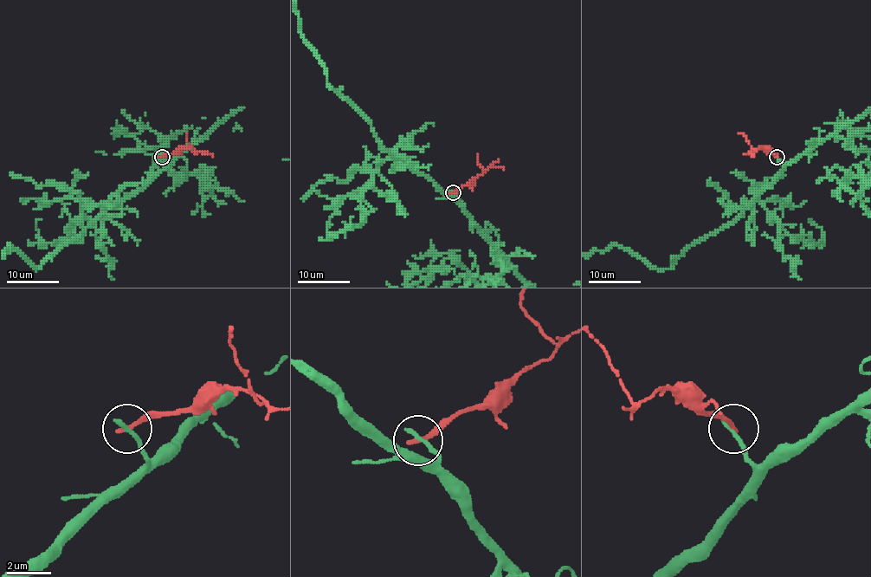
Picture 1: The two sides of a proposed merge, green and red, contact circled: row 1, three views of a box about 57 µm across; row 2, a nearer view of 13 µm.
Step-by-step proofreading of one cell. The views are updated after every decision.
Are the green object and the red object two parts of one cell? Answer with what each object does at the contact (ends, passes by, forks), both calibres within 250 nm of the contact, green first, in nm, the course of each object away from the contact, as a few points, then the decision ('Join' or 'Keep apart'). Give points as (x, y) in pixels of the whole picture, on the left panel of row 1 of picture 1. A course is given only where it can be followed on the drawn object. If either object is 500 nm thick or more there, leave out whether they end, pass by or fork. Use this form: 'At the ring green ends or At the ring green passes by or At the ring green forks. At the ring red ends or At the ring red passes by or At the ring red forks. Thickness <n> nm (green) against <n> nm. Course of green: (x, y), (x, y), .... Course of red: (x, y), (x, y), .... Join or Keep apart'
At the ring green ends. At the ring red ends. Thickness 240 nm (green) against 240 nm. Course of green: (161, 158), (166, 165), (140, 189), (112, 204), (38, 268), (9, 244), (4, 254), (29, 259). Course of red: (161, 158), (179, 153), (184, 148), (194, 151), (186, 138), (187, 132). Keep apart

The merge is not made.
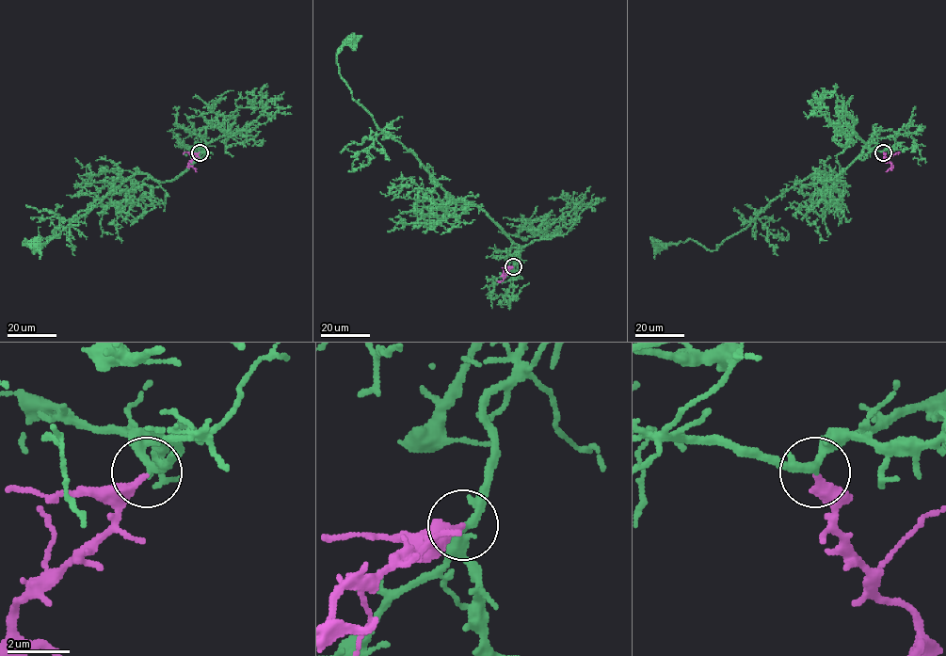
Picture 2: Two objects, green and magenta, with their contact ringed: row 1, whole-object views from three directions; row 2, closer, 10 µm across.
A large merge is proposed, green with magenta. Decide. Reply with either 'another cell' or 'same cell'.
same cell

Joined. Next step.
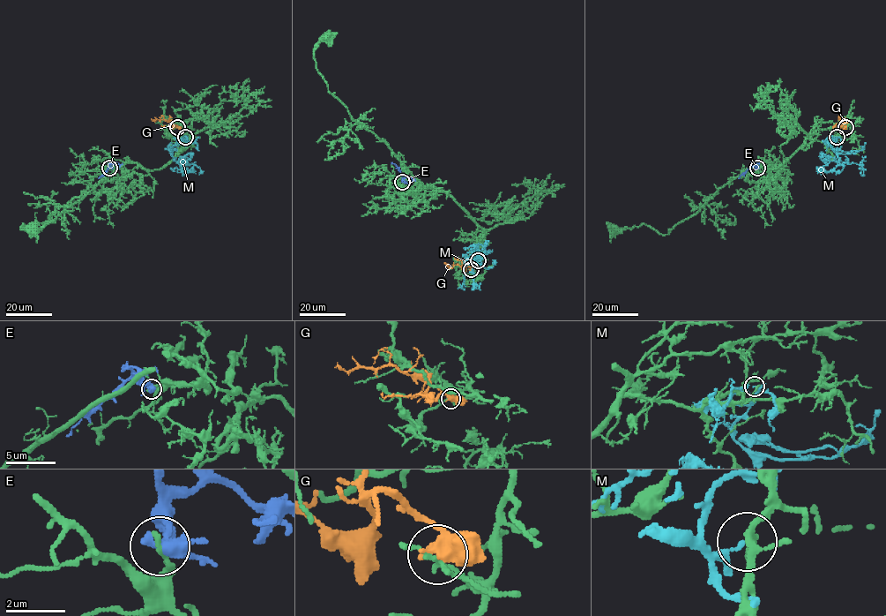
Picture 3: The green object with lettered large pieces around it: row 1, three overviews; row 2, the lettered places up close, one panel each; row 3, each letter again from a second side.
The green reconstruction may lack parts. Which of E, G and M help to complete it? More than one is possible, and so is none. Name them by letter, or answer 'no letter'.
no letter

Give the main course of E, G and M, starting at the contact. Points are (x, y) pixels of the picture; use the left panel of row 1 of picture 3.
E: (109, 168), (109, 164), (99, 178)
G: (177, 126), (172, 126), (172, 123), (164, 119), (151, 118)
M: (185, 137), (171, 148), (171, 154), (177, 161), (191, 158), (188, 154), (179, 162)

